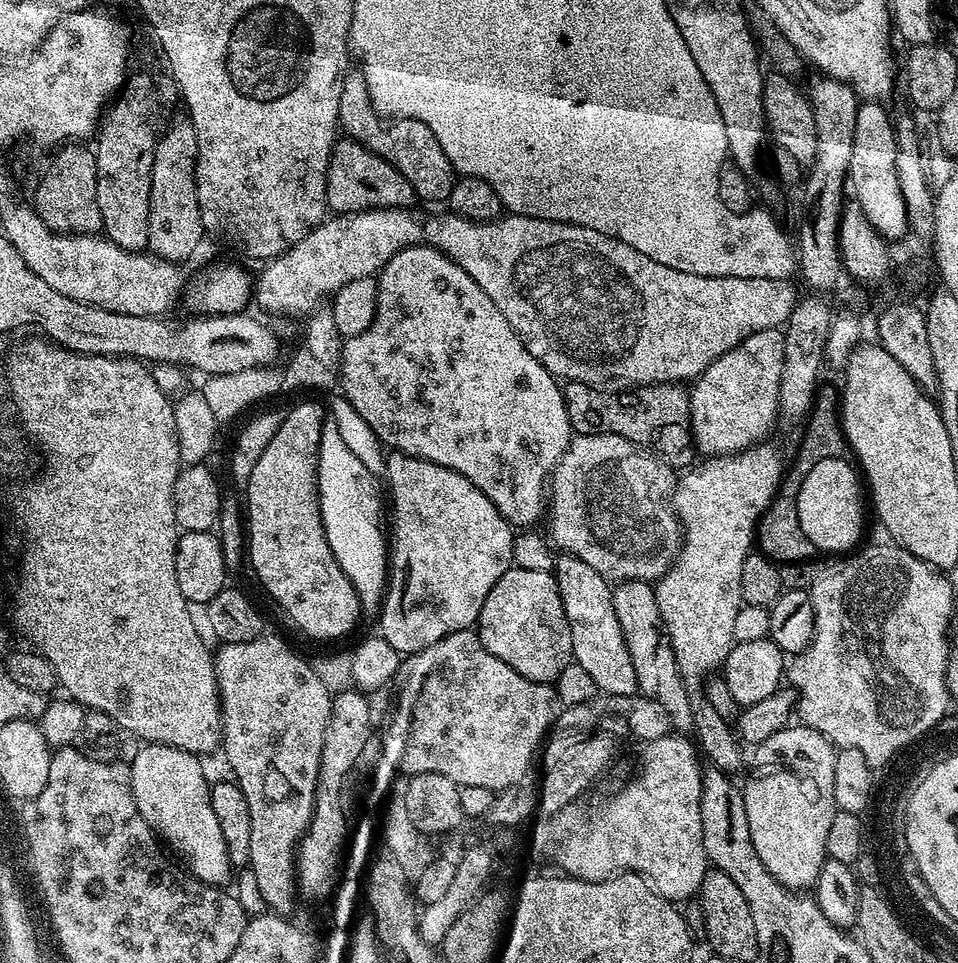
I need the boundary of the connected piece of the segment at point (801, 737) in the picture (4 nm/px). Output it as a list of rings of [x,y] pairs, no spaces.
[[[789,726],[770,734],[766,742],[755,745],[750,756],[752,773],[748,781],[743,781],[744,805],[746,806],[746,822],[750,822],[750,838],[754,842],[754,850],[758,850],[758,858],[762,858],[762,866],[774,874],[778,882],[782,882],[793,890],[808,890],[813,887],[822,870],[827,857],[826,834],[830,834],[830,822],[838,811],[834,798],[834,762],[837,749],[831,740],[827,740],[817,728],[807,726]]]

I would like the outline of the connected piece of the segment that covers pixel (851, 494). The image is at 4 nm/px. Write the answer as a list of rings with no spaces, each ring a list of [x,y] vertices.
[[[826,458],[822,462],[818,462],[818,466],[814,466],[814,470],[810,470],[810,474],[806,474],[806,478],[802,482],[802,490],[798,490],[798,522],[802,522],[802,531],[806,533],[806,538],[810,538],[813,549],[820,551],[821,548],[824,552],[844,554],[855,549],[861,543],[861,541],[859,542],[860,531],[864,528],[864,500],[860,497],[862,480],[857,469],[855,467],[852,469],[847,464],[848,462],[844,458]]]

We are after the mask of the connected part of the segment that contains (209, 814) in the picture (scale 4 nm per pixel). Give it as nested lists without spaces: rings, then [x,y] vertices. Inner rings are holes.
[[[144,742],[139,746],[141,748],[130,759],[132,793],[138,814],[142,814],[145,822],[169,849],[172,847],[181,856],[179,859],[192,875],[204,884],[227,885],[227,880],[229,883],[233,879],[234,869],[218,814],[214,814],[210,779],[200,765],[201,757],[165,744]]]

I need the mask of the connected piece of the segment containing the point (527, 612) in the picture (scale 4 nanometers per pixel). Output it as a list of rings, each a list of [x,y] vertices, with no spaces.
[[[515,566],[509,568],[506,574],[502,574],[502,578],[498,578],[498,582],[494,582],[494,590],[486,594],[486,602],[482,602],[478,635],[482,646],[486,646],[486,650],[490,650],[494,658],[502,658],[506,666],[518,670],[522,678],[530,678],[534,682],[552,684],[558,674],[562,674],[562,670],[573,663],[570,622],[566,618],[564,603],[552,572],[522,570]]]

